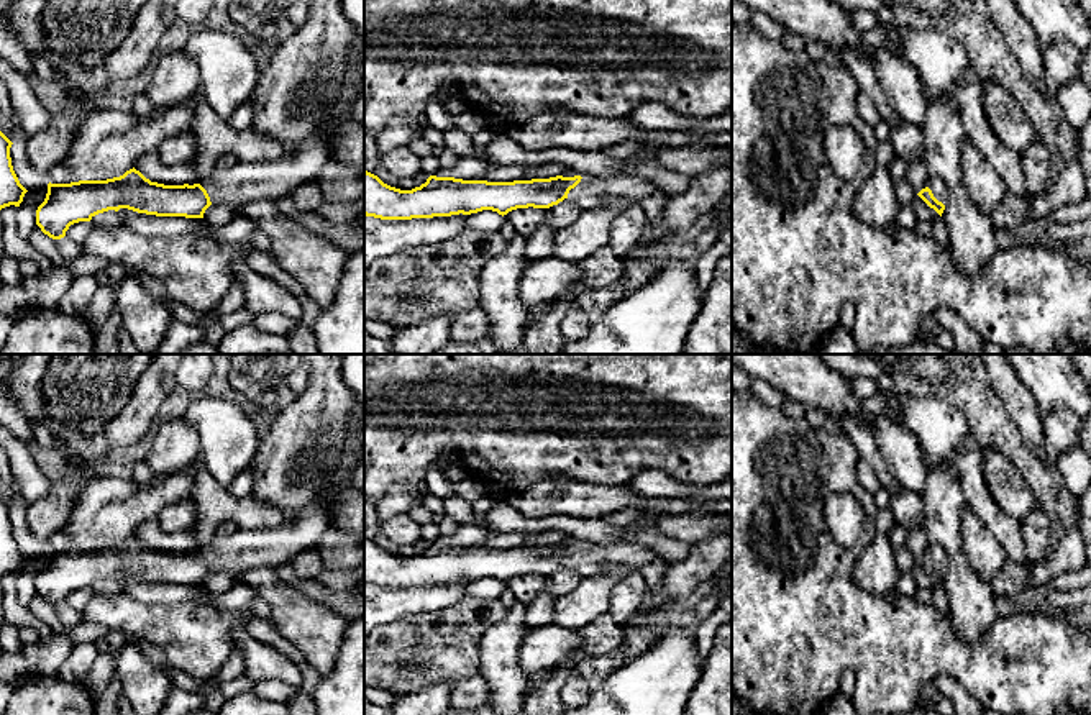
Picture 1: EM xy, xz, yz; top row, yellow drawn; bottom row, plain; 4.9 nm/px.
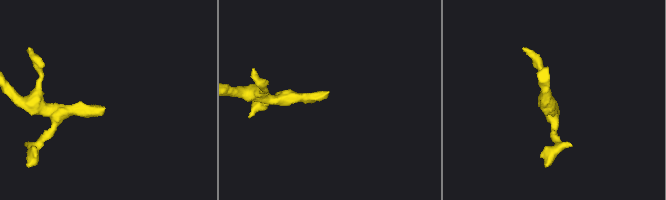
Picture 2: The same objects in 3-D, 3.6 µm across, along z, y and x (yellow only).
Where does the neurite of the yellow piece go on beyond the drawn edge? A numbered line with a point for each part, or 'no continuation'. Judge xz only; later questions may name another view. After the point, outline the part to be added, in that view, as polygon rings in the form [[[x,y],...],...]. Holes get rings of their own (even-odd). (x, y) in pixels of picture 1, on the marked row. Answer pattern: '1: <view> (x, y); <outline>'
1: xz (589, 192); [[[633,175],[614,177],[582,177],[581,182],[569,190],[568,198],[581,210],[597,207],[609,197],[628,198],[640,203],[643,198],[656,194],[664,194],[650,180]]]

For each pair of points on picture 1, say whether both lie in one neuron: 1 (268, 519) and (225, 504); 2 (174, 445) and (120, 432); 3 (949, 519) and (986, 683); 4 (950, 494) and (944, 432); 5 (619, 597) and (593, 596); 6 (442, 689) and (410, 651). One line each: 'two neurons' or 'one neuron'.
1: one neuron
2: two neurons
3: two neurons
4: two neurons
5: two neurons
6: two neurons

